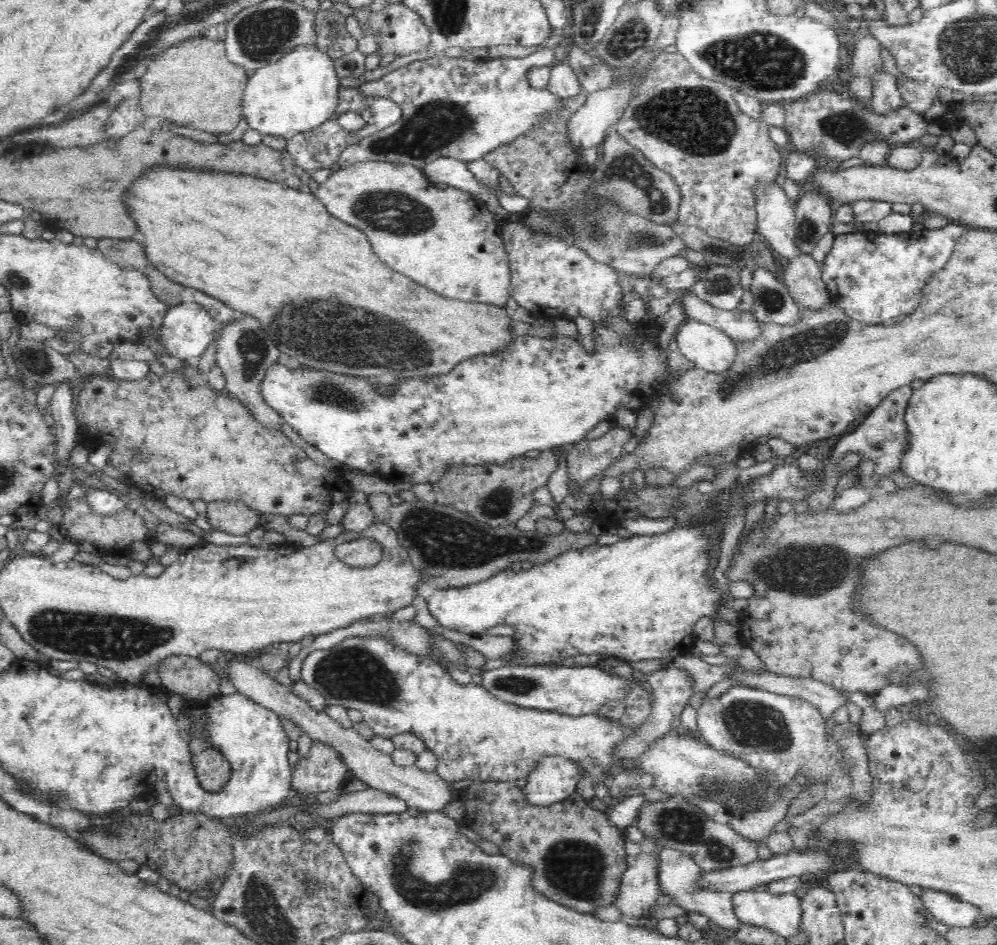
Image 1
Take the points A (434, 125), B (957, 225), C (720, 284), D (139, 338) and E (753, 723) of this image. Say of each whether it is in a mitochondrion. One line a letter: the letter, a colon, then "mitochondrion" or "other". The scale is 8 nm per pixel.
A: mitochondrion
B: other
C: mitochondrion
D: other
E: mitochondrion

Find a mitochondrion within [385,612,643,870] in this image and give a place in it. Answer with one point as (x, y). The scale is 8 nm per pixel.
(517, 684)

